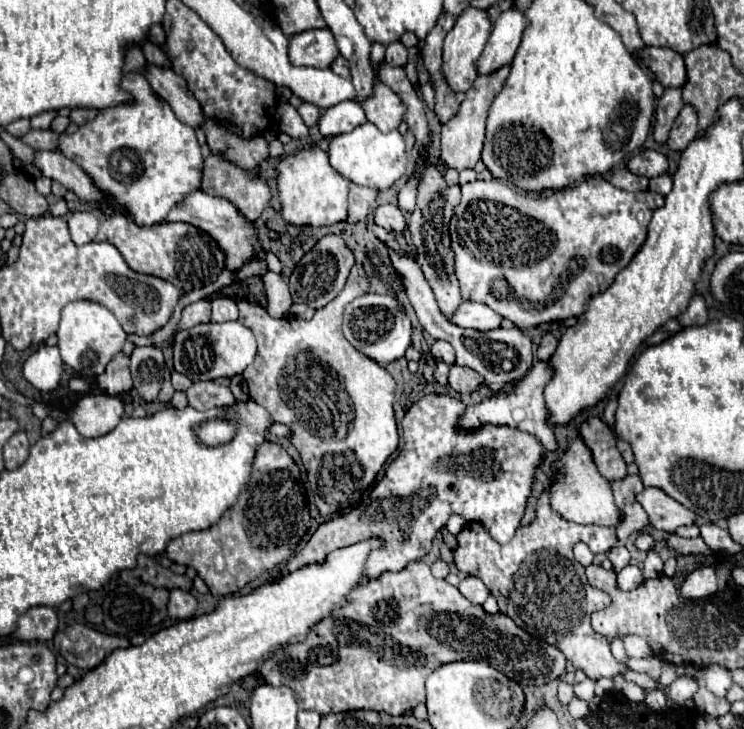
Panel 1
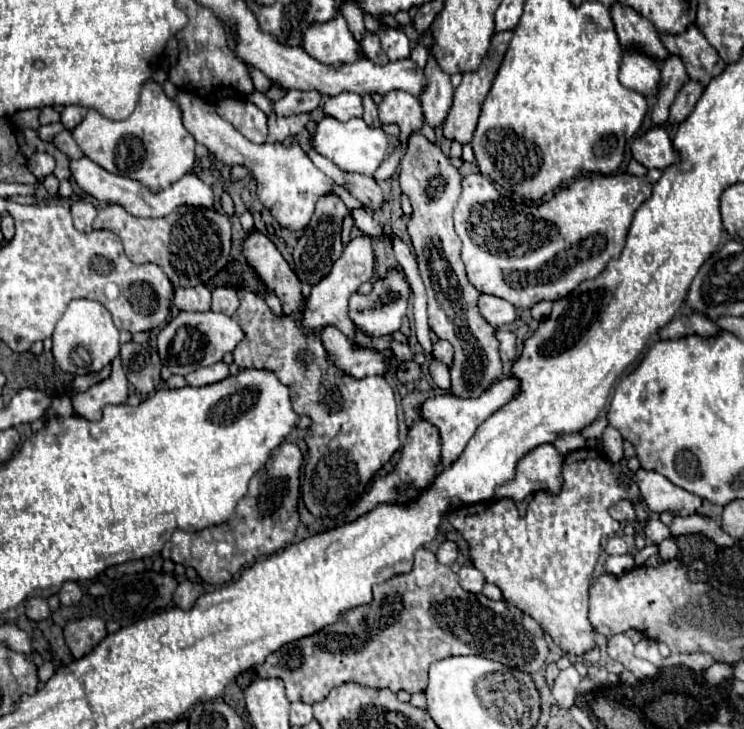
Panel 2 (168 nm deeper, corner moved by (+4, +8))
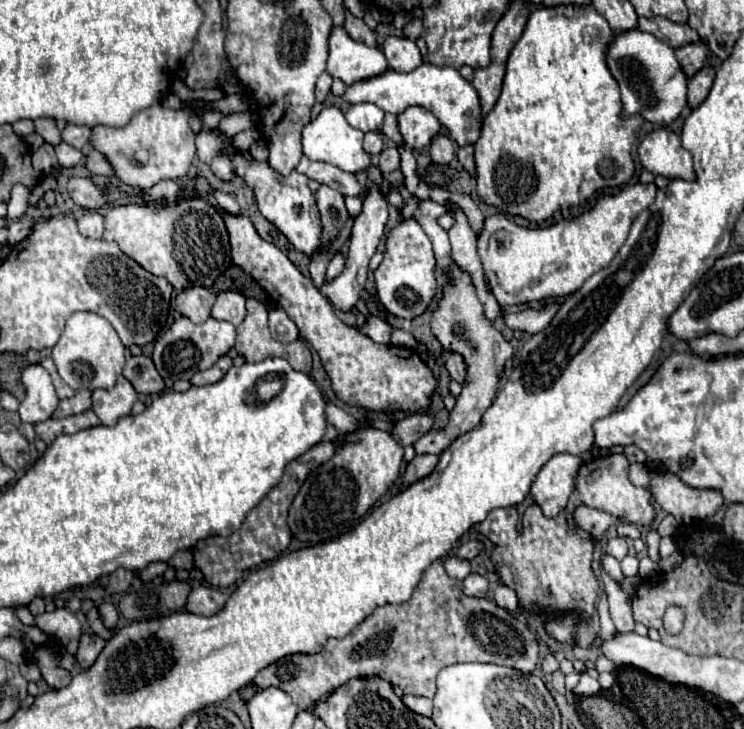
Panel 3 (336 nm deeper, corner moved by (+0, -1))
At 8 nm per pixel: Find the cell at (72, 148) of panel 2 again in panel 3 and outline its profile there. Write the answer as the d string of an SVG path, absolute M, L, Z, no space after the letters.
M92 150L88 156L86 156L86 168L90 170L90 174L94 174L94 176L102 176L102 178L110 178L114 172L112 172L112 166L106 162L106 158L100 154L100 152L96 152L96 150Z

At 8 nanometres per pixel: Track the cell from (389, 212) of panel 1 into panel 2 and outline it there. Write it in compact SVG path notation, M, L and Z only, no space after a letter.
M344 173L346 177L346 189L366 207L380 209L382 207L382 191L376 185L376 181L368 175L358 175L358 173Z

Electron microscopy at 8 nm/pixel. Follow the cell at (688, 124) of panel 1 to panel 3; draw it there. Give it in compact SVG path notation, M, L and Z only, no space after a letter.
M704 66L700 72L696 72L688 82L688 106L696 108L704 98L708 96L714 82L714 70L710 66Z

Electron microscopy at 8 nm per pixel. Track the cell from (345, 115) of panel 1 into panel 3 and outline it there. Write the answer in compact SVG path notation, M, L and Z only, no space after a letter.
M354 104L346 112L346 120L352 128L362 130L362 132L380 130L382 120L384 120L384 112L376 104Z

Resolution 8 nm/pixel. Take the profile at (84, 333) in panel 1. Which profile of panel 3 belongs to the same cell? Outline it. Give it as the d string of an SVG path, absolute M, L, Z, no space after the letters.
M76 312L68 318L66 328L52 350L52 360L60 378L74 390L112 388L124 368L124 344L112 324L94 312Z

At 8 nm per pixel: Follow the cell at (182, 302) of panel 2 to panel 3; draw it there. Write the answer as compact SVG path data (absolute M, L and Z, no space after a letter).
M188 288L176 296L176 310L200 324L210 316L210 310L216 302L216 296L206 288Z

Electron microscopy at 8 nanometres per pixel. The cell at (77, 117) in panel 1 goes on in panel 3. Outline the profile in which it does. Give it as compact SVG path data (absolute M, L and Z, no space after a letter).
M68 124L62 130L62 140L74 148L82 148L90 138L90 128L88 126L76 126L76 124Z

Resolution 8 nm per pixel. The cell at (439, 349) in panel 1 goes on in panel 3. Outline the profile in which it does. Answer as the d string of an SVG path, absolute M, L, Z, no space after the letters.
M450 352L450 354L446 356L446 368L448 368L452 380L456 380L456 382L460 382L460 384L464 382L464 378L466 378L466 366L464 366L464 360L462 360L460 354Z

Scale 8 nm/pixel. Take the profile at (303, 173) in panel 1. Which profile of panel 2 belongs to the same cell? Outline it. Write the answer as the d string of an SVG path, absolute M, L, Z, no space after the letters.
M180 91L174 101L182 109L184 117L184 127L192 133L196 143L204 145L210 155L220 159L220 163L234 167L234 165L244 165L256 179L256 195L258 201L272 213L272 217L286 229L298 231L304 229L314 213L316 201L332 191L332 179L326 177L316 165L310 161L310 157L300 149L300 145L284 145L284 143L264 143L256 145L248 141L240 131L232 127L232 123L224 121L216 109L196 97L194 93Z

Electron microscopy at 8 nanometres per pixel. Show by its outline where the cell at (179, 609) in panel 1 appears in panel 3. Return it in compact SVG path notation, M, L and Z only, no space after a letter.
M198 586L190 592L186 610L198 616L212 616L224 606L224 602L226 602L226 596L222 592L208 586Z

